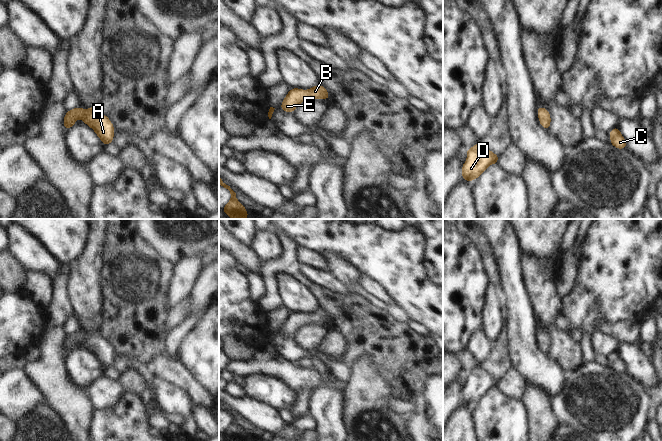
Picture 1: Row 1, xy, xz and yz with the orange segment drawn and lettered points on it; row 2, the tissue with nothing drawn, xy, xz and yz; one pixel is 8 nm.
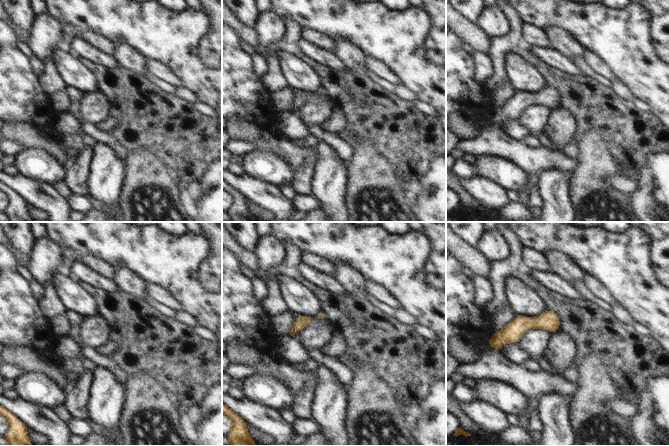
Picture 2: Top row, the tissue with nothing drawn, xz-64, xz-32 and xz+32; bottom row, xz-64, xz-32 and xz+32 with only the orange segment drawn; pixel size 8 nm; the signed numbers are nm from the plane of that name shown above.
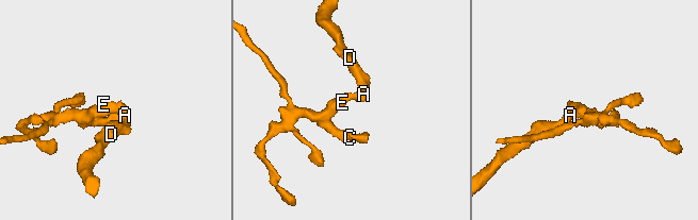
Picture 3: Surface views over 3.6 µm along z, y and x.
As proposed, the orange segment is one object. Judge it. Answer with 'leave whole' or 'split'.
leave whole

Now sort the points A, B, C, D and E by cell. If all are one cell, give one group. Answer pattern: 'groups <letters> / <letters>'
groups A B C D E

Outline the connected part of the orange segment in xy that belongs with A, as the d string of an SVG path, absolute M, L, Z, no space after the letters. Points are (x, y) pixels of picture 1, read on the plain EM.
M79 330L67 335L64 340L64 354L70 353L77 343L82 343L86 349L96 356L97 360L104 367L104 371L113 366L114 350L99 332L92 330L84 334Z

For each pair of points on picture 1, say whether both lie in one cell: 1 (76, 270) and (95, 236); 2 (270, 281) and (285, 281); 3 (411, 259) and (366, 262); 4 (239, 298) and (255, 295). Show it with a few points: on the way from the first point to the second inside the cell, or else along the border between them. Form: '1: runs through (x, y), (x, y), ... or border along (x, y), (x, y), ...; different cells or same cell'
1: runs through (84, 262), (92, 254), (94, 244); same cell
2: border along (280, 271), (276, 274), (276, 286), (282, 304); different cells
3: runs through (400, 259), (377, 259); same cell
4: border along (245, 275), (248, 296), (257, 302); different cells

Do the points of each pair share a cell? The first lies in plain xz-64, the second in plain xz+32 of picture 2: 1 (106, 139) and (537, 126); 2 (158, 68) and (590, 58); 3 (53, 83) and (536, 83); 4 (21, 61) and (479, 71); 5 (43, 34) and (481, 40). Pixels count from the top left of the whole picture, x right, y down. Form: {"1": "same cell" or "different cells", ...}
{"1": "different cells", "2": "same cell", "3": "different cells", "4": "different cells", "5": "different cells"}

